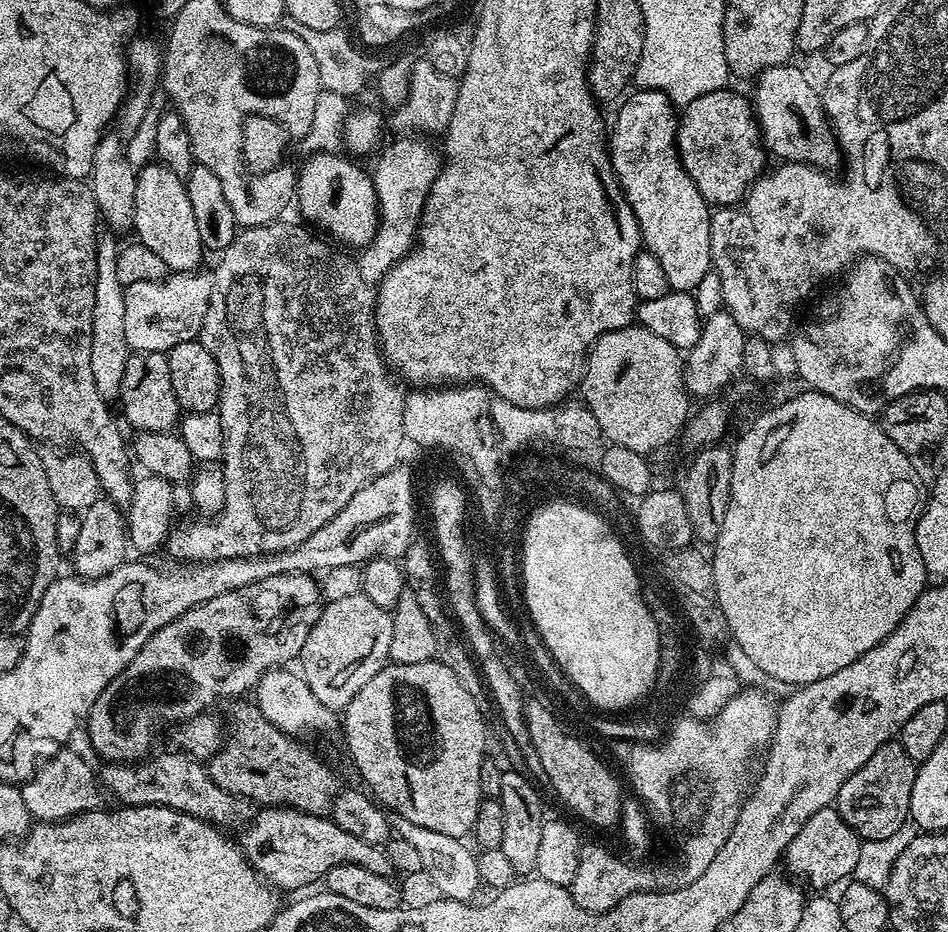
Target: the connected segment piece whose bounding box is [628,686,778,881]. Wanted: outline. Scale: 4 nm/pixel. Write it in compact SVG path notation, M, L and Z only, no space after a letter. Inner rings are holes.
M752 686L741 690L732 701L727 702L722 711L711 720L685 718L667 729L666 735L659 742L637 743L628 756L628 776L632 779L631 791L646 805L649 813L660 812L664 820L672 816L672 840L684 859L685 881L697 880L714 862L714 854L722 850L726 838L738 822L742 803L740 787L744 784L744 775L748 772L748 759L752 748L767 746L772 742L772 732L776 728L777 701L772 701L759 687Z

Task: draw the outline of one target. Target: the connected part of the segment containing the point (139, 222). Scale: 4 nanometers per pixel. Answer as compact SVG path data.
M151 162L136 173L136 193L134 194L134 233L139 243L150 246L162 262L166 262L169 273L195 272L201 267L200 259L206 256L206 249L202 238L198 234L198 225L194 222L194 210L190 207L190 198L185 181L166 170L163 164Z

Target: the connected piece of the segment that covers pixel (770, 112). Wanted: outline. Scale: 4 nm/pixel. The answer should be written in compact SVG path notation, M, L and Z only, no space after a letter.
M789 62L782 66L774 66L770 70L760 73L755 77L756 93L751 93L753 109L756 120L760 124L760 134L764 137L764 147L772 152L780 162L793 164L810 164L821 170L839 169L842 164L842 153L836 135L832 132L832 123L828 121L828 115L824 113L824 101L821 93L808 81L808 76L800 68L795 68L795 63Z

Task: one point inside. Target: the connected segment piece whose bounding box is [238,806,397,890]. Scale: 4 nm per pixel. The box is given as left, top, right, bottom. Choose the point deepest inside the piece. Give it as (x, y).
(290, 849)

